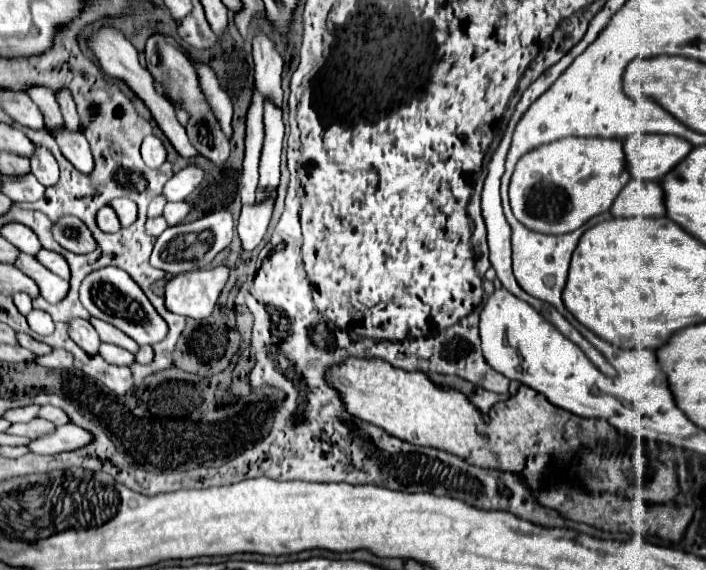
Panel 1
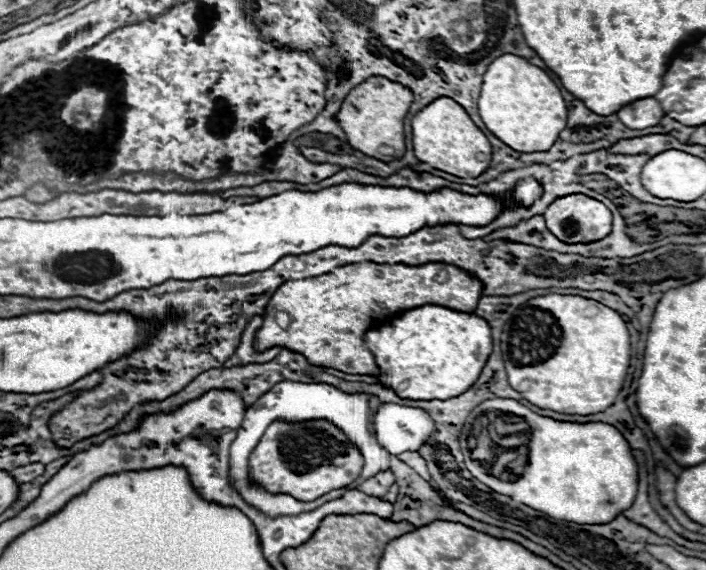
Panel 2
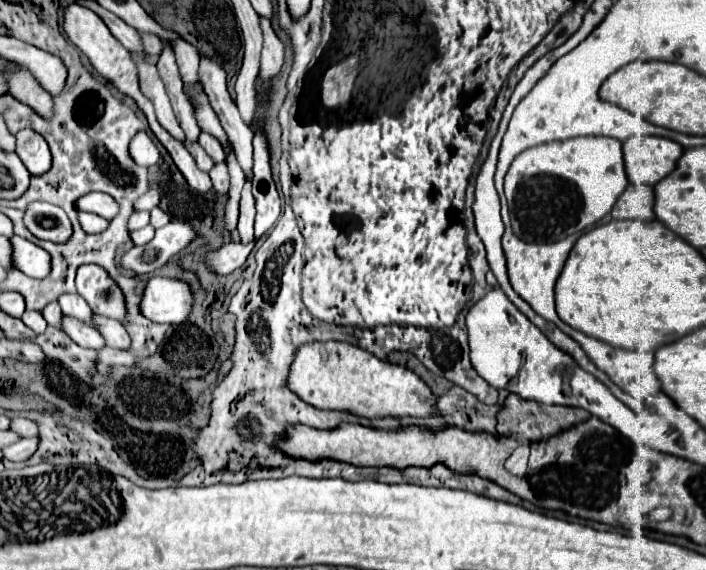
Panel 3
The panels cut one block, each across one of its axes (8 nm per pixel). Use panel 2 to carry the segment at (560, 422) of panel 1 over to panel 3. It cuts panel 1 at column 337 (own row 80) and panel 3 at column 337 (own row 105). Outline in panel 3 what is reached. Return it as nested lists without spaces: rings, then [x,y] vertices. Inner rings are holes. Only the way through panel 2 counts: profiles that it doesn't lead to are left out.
[[[312,342],[306,344],[296,352],[296,360],[292,362],[290,376],[288,376],[290,388],[308,404],[322,408],[322,410],[340,410],[350,412],[362,418],[404,418],[404,416],[418,416],[428,418],[434,416],[436,410],[436,394],[430,390],[430,386],[412,370],[380,360],[372,352],[362,350],[358,346],[346,344],[346,342]]]

